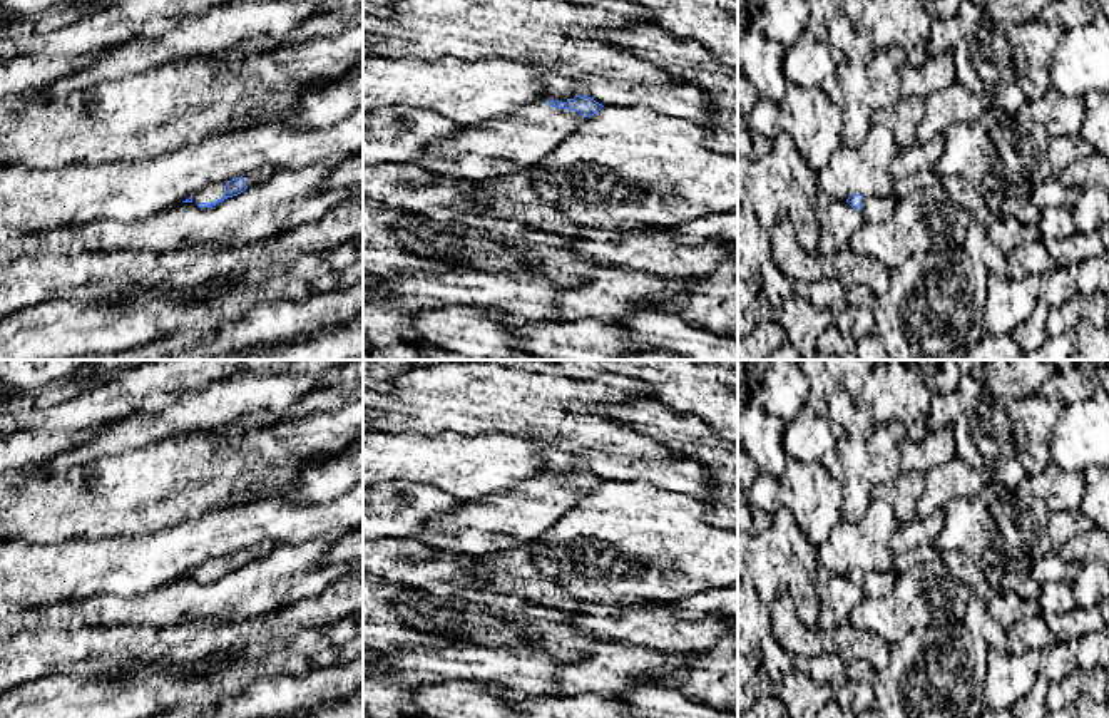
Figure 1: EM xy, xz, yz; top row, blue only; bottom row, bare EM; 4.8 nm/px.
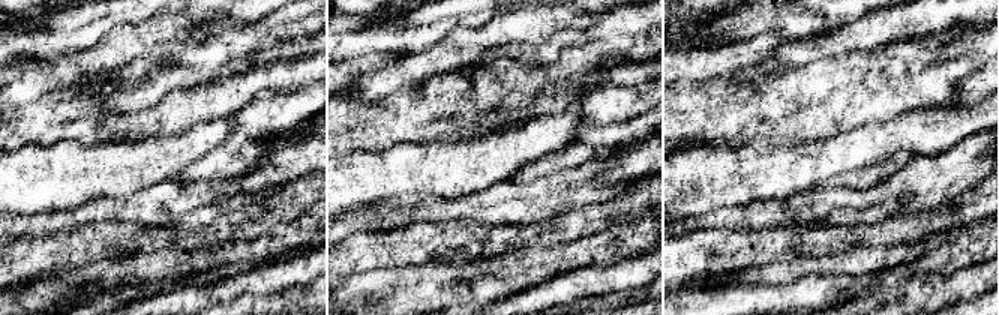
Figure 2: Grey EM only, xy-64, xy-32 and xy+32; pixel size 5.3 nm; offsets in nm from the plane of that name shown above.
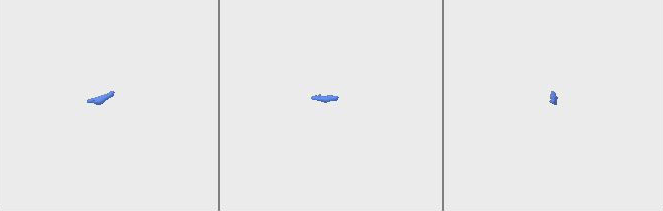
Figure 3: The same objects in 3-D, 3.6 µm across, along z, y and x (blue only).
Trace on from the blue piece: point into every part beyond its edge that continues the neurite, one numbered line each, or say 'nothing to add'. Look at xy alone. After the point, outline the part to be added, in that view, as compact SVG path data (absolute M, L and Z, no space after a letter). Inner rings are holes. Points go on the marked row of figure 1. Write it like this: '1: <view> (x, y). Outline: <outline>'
1: xy (216, 191). Outline: M227 182L212 184L209 187L204 187L197 194L194 194L192 203L194 204L199 204L199 203L211 204L211 203L221 199L224 196L226 189L227 189Z

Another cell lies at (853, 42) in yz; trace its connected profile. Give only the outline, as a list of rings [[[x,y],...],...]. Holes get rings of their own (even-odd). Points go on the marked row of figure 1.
[[[836,13],[828,25],[828,44],[843,52],[853,64],[870,64],[875,50],[868,33],[856,28],[843,13]]]

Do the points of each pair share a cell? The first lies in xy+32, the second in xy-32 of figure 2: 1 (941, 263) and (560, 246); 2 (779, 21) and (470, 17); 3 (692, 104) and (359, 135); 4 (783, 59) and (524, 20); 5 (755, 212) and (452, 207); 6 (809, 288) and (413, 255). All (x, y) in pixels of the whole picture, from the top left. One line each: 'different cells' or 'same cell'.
1: same cell
2: same cell
3: same cell
4: same cell
5: same cell
6: different cells

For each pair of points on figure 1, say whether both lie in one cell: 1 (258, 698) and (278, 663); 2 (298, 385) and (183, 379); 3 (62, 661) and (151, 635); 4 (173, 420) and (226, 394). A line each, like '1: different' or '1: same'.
1: different
2: different
3: same
4: same

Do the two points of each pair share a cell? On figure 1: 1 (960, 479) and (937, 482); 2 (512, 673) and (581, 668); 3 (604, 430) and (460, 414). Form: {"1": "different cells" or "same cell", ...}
{"1": "same cell", "2": "different cells", "3": "same cell"}

